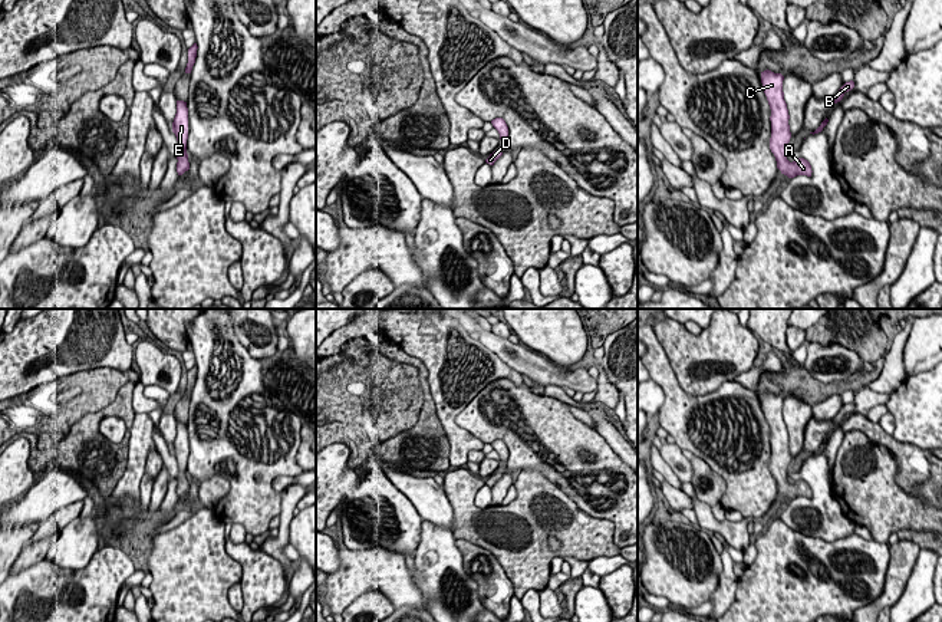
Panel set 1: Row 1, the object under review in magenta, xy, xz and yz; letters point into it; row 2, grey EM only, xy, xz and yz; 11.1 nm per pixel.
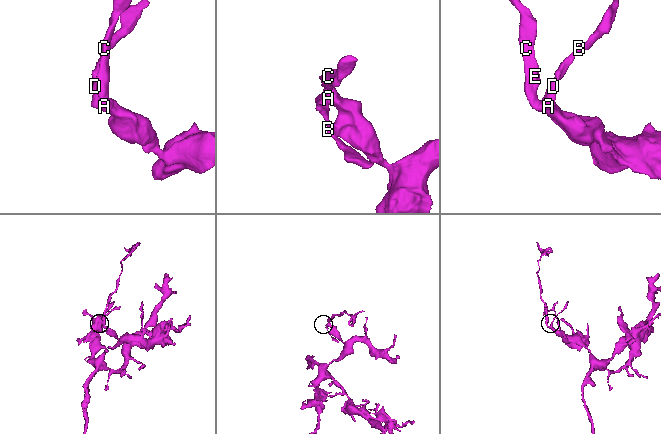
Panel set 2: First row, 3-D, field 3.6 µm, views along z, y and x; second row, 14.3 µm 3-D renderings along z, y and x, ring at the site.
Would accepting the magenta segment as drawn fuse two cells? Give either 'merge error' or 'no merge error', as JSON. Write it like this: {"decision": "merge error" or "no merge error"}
{"decision": "no merge error"}

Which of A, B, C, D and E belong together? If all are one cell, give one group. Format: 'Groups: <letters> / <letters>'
Groups: A B C D E

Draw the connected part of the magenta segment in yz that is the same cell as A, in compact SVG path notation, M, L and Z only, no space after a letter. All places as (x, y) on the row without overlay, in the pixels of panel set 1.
M768 391L761 394L763 411L771 431L770 471L775 478L777 490L781 496L788 500L794 500L797 497L811 498L813 493L807 481L797 480L793 484L787 481L787 467L790 464L791 454L788 447L790 437L784 422L783 402L784 398L781 395L774 395Z

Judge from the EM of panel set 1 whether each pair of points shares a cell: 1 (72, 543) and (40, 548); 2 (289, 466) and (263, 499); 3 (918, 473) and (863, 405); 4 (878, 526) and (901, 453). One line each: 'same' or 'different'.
1: different
2: same
3: different
4: different

